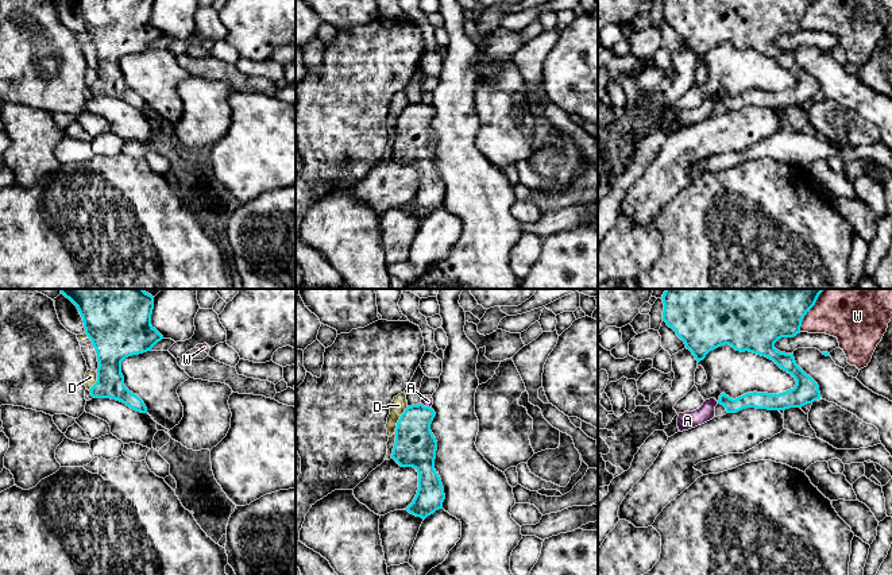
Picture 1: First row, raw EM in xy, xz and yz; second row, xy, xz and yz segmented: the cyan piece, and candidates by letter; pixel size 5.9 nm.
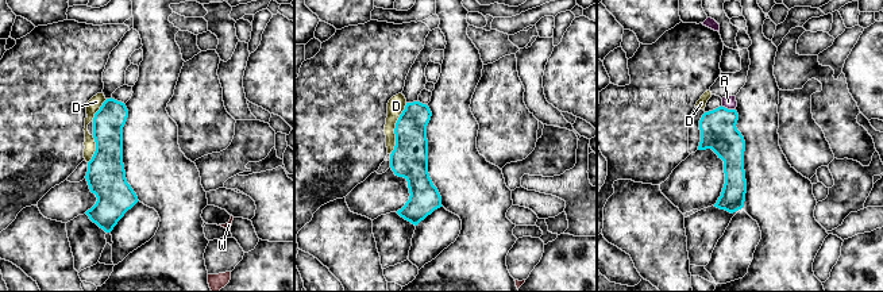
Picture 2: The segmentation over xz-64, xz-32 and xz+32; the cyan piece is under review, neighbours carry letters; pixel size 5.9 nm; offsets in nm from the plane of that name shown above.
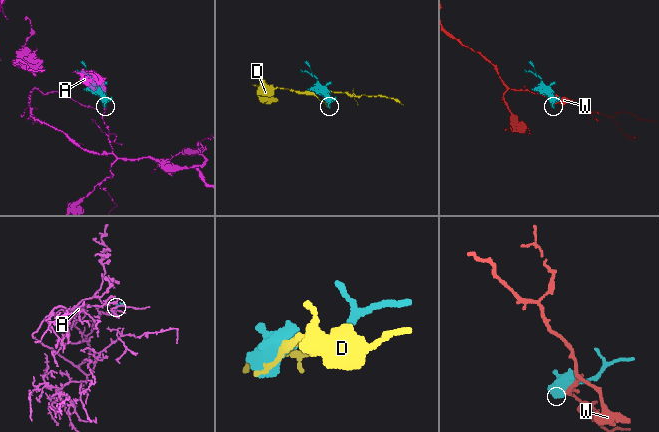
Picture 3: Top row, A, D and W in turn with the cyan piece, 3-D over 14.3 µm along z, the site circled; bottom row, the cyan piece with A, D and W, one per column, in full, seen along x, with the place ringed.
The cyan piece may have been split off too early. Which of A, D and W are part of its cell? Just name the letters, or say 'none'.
none

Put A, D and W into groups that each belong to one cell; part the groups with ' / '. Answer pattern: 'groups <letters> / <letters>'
groups A / D / W

